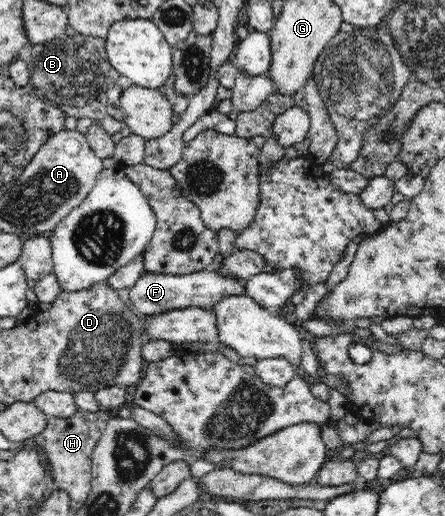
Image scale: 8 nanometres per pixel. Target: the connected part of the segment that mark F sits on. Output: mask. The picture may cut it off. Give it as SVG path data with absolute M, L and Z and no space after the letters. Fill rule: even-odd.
M210 268L195 273L144 272L130 285L128 291L132 305L147 317L187 308L212 309L225 296L244 294L244 287L237 284L235 277L223 277L217 270Z

